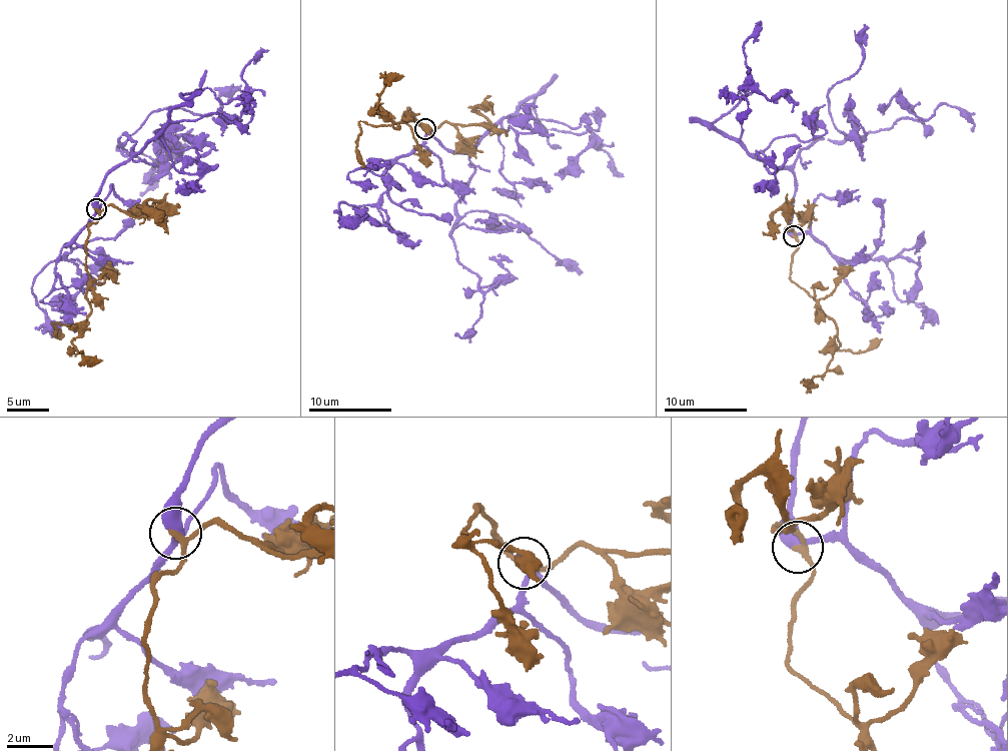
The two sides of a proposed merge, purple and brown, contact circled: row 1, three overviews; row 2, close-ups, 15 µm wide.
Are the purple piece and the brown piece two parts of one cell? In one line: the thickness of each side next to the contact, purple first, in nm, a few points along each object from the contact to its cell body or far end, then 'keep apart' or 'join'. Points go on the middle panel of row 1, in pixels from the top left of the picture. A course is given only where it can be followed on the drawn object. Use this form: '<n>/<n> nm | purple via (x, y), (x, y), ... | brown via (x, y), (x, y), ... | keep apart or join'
400/240 nm | purple via (425, 128), (451, 151), (464, 152), (536, 96), (535, 108), (547, 129), (590, 136), (623, 176) | brown via (425, 128), (408, 107), (404, 120), (395, 127), (361, 121), (357, 154), (363, 168) | join

